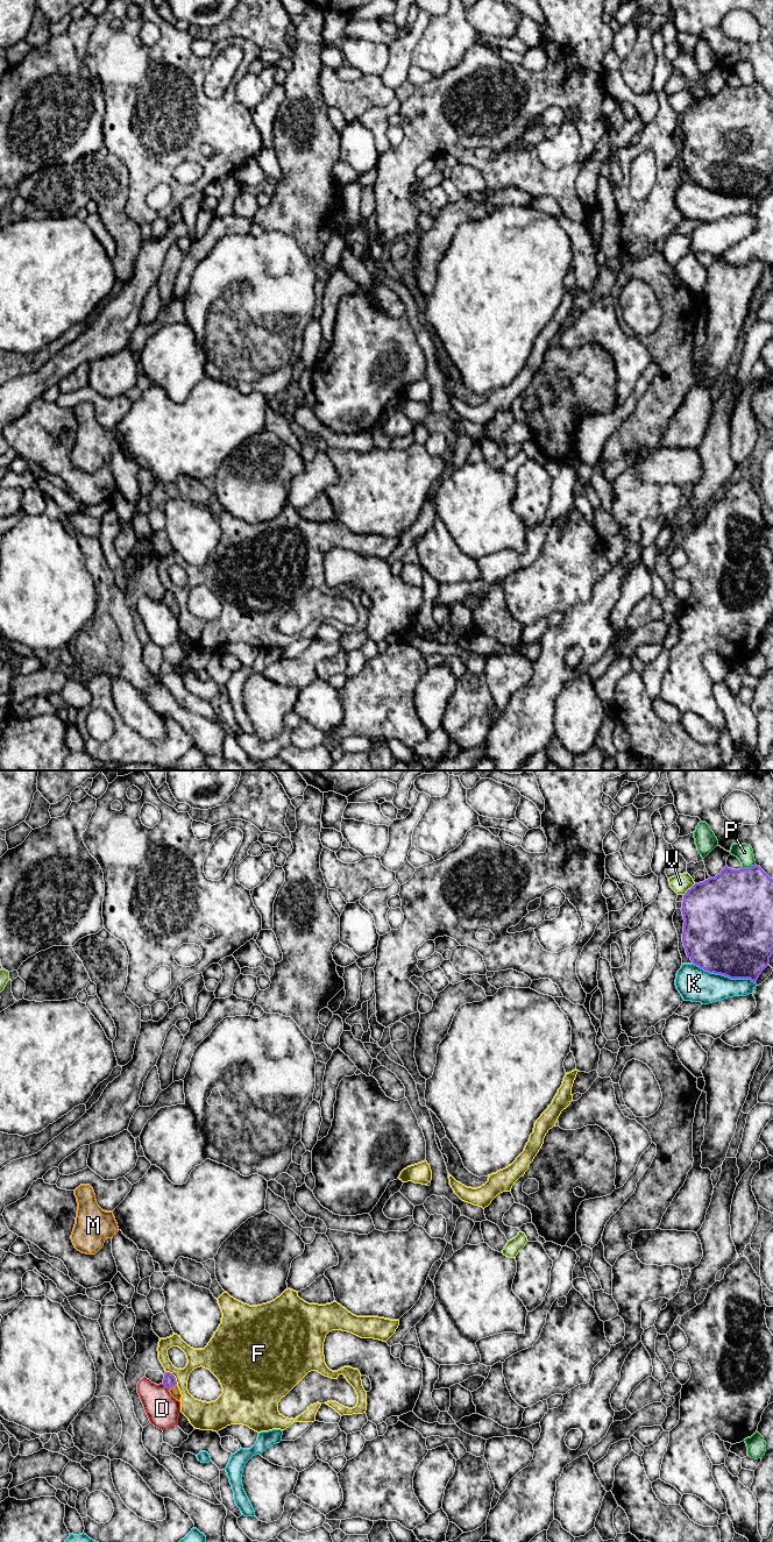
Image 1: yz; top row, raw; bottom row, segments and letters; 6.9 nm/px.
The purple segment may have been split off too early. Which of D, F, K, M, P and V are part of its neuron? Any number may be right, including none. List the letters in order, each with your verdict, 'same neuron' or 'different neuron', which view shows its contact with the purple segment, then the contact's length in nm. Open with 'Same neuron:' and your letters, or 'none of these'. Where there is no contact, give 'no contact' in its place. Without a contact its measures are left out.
Same neuron: M
D: different neuron; meets purple in yz; contact 70 nm long
F: different neuron; meets purple in yz; contact 130 nm long
K: different neuron; meets purple in yz; contact 460 nm long
M: same neuron; meets purple in yz; contact 70 nm long
P: different neuron; meets purple in yz; contact 100 nm long
V: different neuron; meets purple in yz; contact 120 nm long

